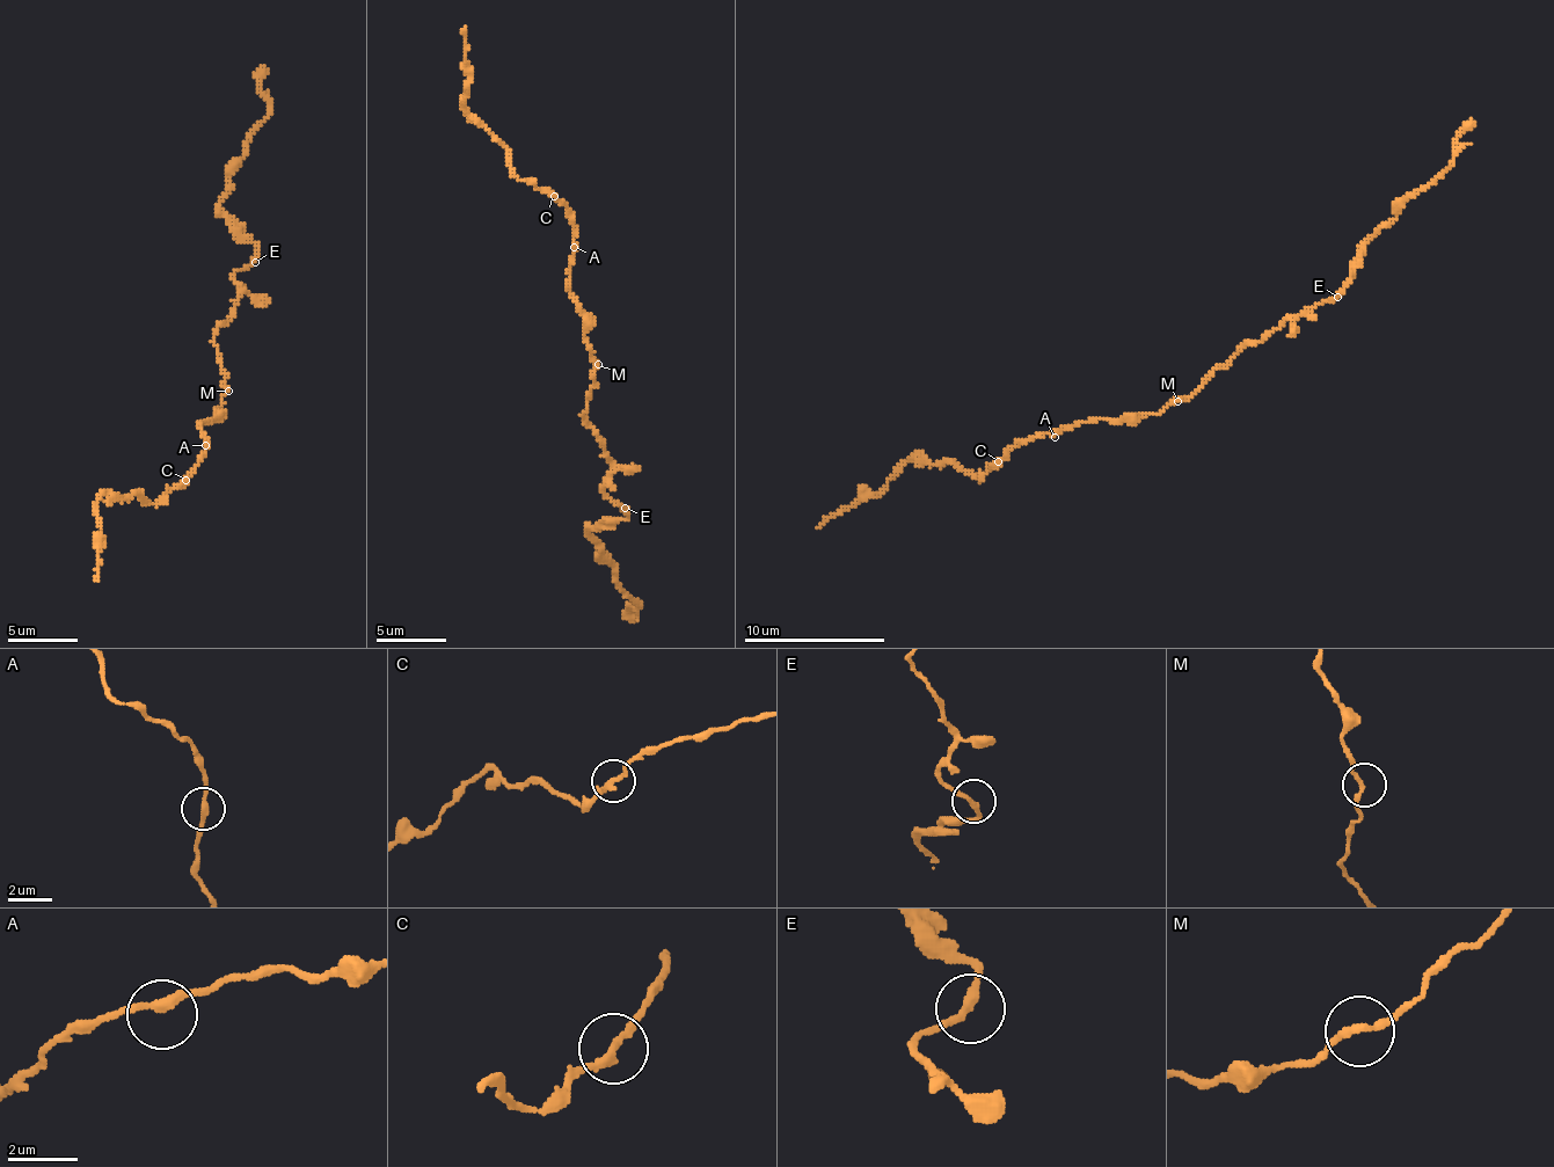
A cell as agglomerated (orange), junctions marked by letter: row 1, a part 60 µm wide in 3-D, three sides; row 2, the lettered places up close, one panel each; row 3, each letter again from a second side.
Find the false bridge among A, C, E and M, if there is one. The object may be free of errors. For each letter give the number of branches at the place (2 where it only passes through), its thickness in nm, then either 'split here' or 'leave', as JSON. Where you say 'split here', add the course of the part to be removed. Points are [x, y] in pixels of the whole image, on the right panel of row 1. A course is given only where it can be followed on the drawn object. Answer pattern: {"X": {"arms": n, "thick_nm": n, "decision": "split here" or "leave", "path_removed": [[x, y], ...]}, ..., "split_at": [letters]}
{"A": {"arms": 2, "thick_nm": 240, "decision": "leave"}, "C": {"arms": 2, "thick_nm": 240, "decision": "leave"}, "E": {"arms": 2, "thick_nm": 240, "decision": "leave"}, "M": {"arms": 2, "thick_nm": 190, "decision": "leave"}, "split_at": []}

